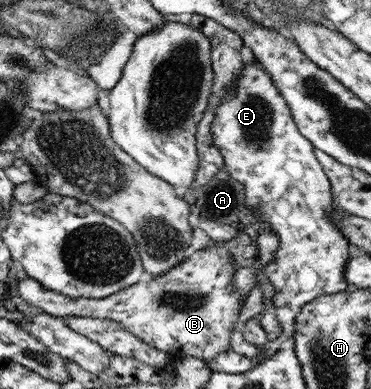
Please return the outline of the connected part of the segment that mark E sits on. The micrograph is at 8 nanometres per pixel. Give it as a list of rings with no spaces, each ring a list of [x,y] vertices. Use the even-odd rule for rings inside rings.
[[[257,59],[253,64],[243,67],[237,85],[228,92],[228,96],[216,106],[216,115],[211,125],[213,142],[222,154],[230,177],[243,185],[248,208],[261,211],[263,222],[268,222],[275,231],[274,234],[279,237],[278,250],[263,271],[274,287],[274,315],[282,327],[282,334],[274,341],[262,345],[263,351],[257,357],[250,357],[258,365],[263,359],[276,355],[280,344],[294,334],[296,315],[303,305],[322,295],[334,295],[352,289],[346,282],[346,265],[355,248],[331,221],[334,209],[331,206],[331,180],[315,156],[315,147],[298,131],[286,100],[280,96],[271,77]]]

